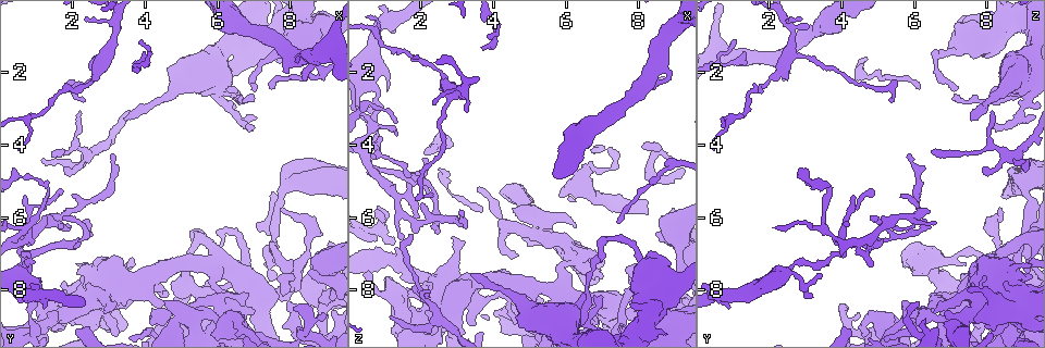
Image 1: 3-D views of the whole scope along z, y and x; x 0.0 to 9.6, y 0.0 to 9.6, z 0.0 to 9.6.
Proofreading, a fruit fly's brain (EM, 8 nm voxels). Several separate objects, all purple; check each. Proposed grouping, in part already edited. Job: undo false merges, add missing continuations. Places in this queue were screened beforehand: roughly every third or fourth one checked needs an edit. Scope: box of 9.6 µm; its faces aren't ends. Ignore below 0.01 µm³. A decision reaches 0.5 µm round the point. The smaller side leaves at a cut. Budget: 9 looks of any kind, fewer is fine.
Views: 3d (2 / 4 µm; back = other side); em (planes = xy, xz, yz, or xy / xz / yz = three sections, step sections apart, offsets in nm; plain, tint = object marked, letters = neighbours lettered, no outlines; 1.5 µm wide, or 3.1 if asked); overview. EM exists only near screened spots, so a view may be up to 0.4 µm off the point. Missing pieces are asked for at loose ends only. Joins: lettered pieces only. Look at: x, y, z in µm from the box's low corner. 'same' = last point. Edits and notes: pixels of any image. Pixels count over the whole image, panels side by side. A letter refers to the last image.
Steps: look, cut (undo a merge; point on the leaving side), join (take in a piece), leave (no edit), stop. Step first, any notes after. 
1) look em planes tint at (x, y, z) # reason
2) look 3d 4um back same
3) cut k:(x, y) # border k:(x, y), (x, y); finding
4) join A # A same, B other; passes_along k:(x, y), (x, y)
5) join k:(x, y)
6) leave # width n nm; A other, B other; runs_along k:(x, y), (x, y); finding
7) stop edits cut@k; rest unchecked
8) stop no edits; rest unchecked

look 3d 4um back at (1.15, 4.45, 8.70) # branch stops here

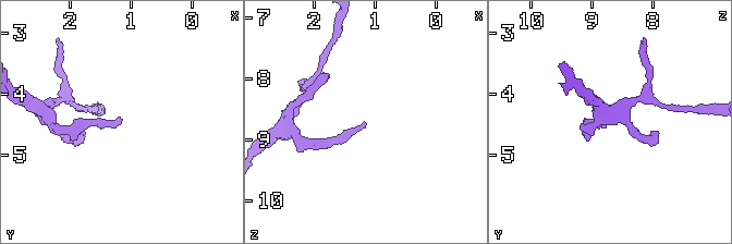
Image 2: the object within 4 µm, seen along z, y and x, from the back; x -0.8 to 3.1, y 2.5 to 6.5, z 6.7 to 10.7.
look em xz step 4 plain at (1.15, 4.40, 8.75)

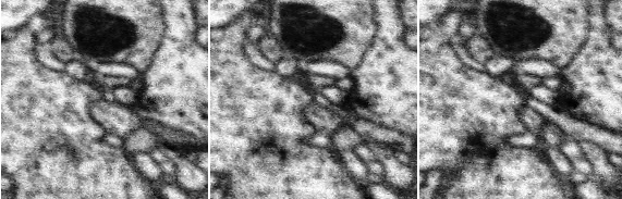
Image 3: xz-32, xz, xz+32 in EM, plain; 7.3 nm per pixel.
look em xz step 4 letters same # see the neighbours

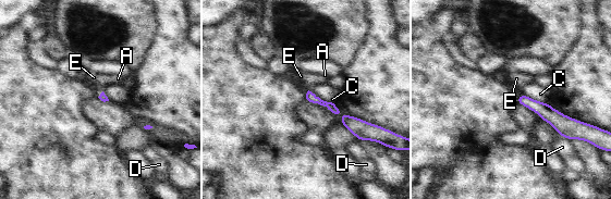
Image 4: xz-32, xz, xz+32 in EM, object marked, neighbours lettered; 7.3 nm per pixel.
leave # A other, C other, D other, E other; border 4:(520, 91), (548, 103); no lettered piece goes on from it

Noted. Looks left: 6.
look em planes letters at (3.25, 0.75, 3.15) # free end

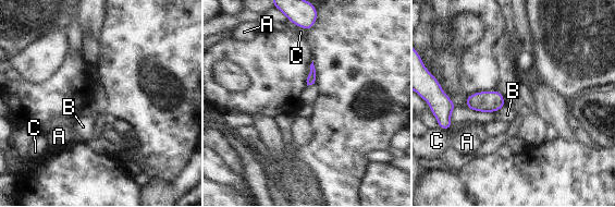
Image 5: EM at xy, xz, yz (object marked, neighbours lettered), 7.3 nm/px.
leave # longest_contact C 110 nm; A other, B other, C other; border 5:(505, 105), (493, 112); no lettered piece goes on from it

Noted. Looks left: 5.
look 3d 4um at (2.45, 2.30, 1.85) # calibre changes

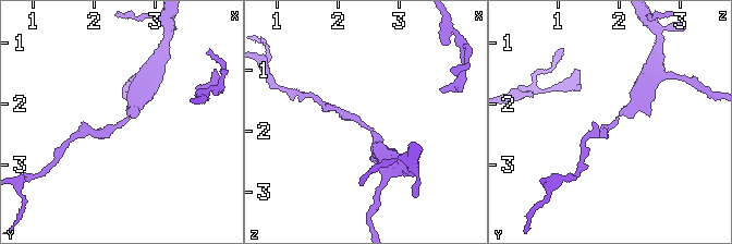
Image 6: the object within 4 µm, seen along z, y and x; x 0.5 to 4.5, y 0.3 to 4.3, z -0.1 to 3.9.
look em planes tint at (2.45, 2.30, 1.90)

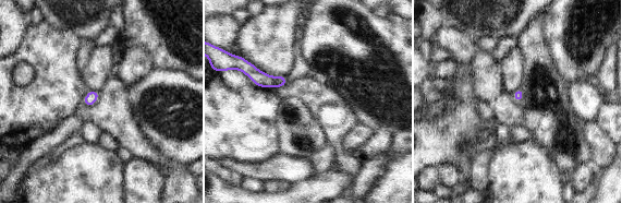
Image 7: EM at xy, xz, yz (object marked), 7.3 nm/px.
look em planes letters same

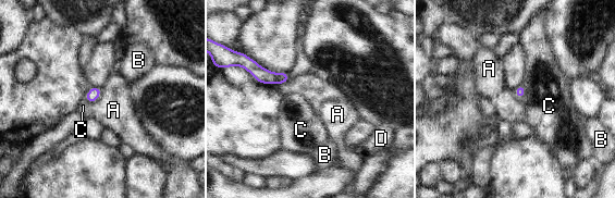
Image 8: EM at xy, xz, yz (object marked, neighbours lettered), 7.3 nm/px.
leave # A other, B other, C other, D other; border 8:(102, 87), (99, 97), (90, 103); all the same neuron

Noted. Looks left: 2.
look 3d 2um at (2.35, 2.80, 5.35) # long arm stops here

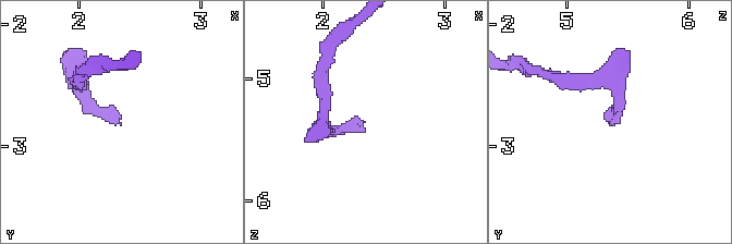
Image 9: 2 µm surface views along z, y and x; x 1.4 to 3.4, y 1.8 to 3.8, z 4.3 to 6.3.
look em planes letters at (2.32, 2.80, 5.36)

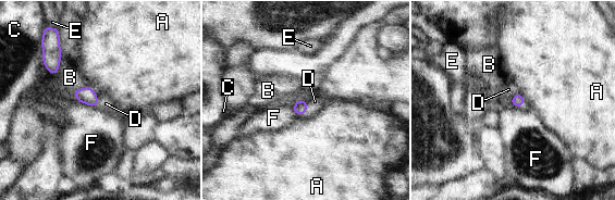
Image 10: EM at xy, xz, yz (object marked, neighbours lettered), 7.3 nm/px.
join D # A other, B other, C other, D same, E other, F other; the neuron continues

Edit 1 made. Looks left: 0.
stop edits join@10; rest unchecked

